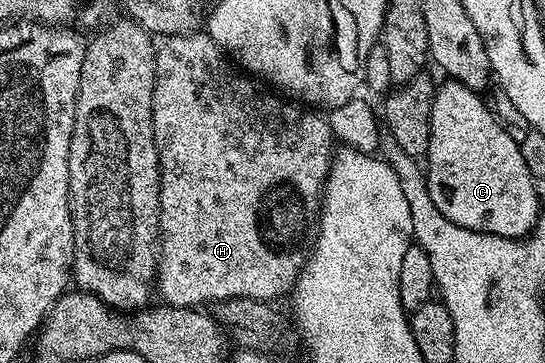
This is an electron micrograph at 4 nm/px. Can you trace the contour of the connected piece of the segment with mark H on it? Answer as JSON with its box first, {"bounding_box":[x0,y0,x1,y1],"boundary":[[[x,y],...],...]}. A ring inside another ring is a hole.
{"bounding_box":[152,31,335,308],"boundary":[[[197,31],[191,32],[189,36],[172,36],[163,44],[166,45],[163,48],[161,45],[157,49],[154,58],[155,82],[154,101],[152,102],[154,141],[158,147],[158,167],[162,170],[160,206],[158,207],[160,251],[156,273],[157,295],[159,297],[162,295],[166,299],[163,301],[171,308],[206,306],[202,304],[208,303],[207,305],[209,305],[211,302],[228,298],[277,301],[277,296],[285,297],[293,289],[294,283],[298,281],[298,273],[302,271],[308,259],[308,249],[312,244],[312,233],[316,228],[322,202],[322,190],[326,187],[330,163],[334,161],[335,134],[330,129],[325,115],[314,110],[303,110],[297,103],[286,98],[279,98],[273,91],[267,90],[265,87],[257,88],[253,84],[255,81],[249,75],[239,71],[208,34]]]}

